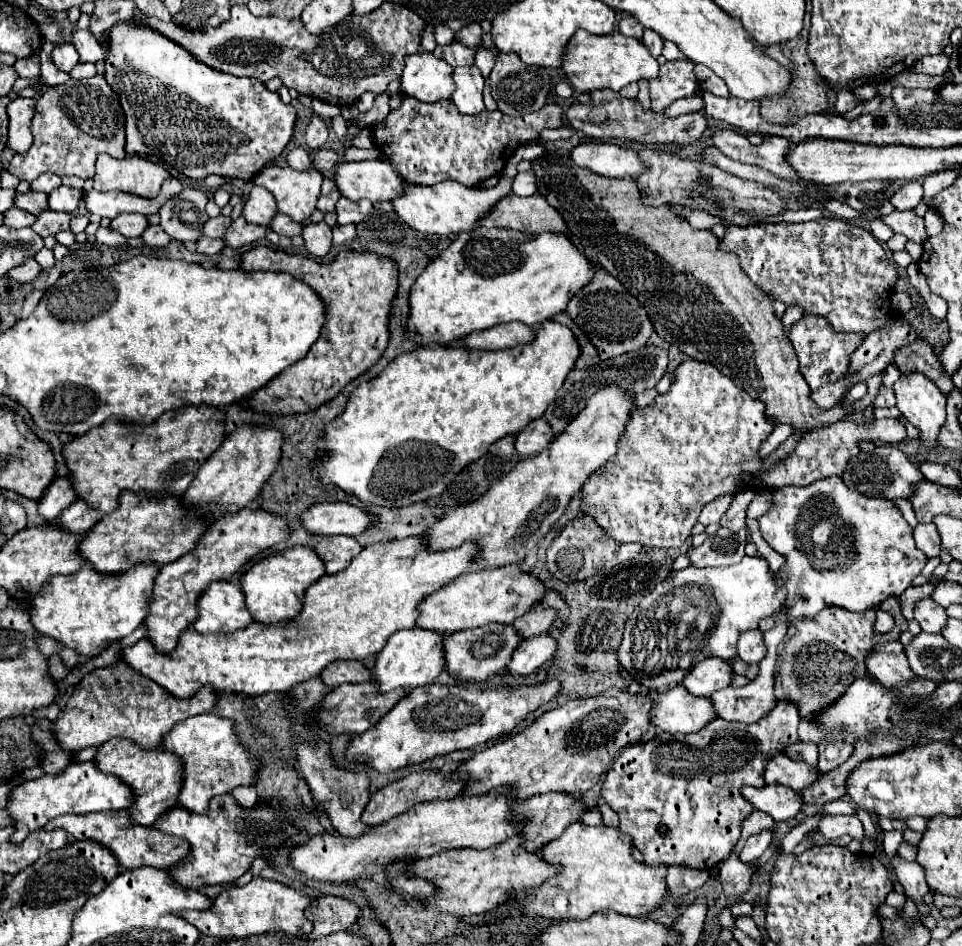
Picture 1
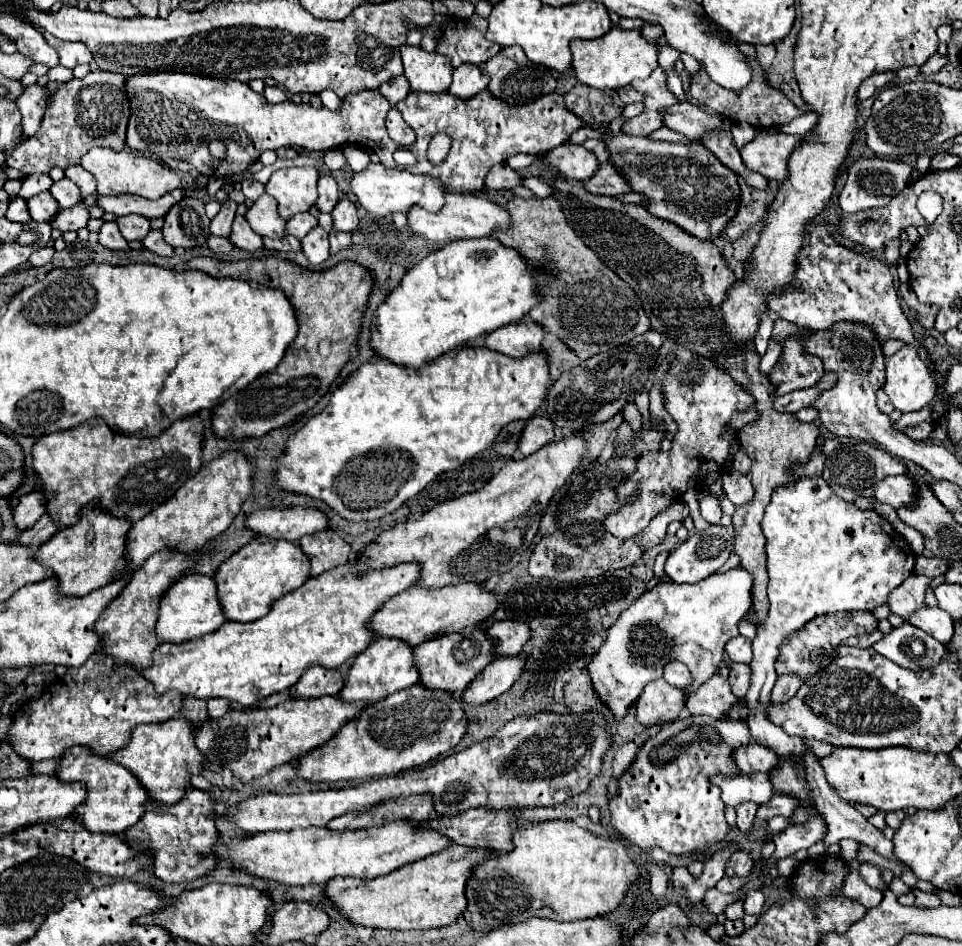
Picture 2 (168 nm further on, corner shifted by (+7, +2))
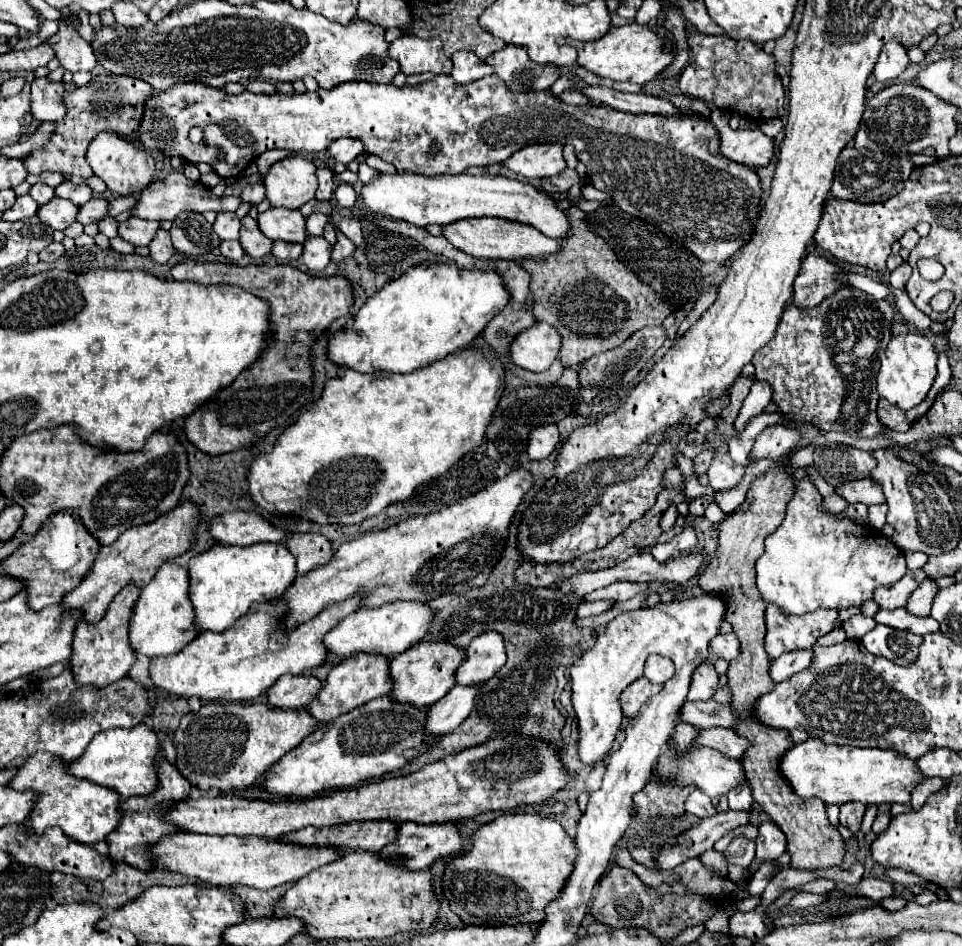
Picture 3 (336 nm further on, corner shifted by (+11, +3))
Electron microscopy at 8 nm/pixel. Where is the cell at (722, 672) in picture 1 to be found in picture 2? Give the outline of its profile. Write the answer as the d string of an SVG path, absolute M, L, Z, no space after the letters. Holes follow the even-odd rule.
M670 661L668 665L664 665L664 673L662 673L662 679L678 689L686 689L692 681L692 675L688 671L688 667L680 661Z

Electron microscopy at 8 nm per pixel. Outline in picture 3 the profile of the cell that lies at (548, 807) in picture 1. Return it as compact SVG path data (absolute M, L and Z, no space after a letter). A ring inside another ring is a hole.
M404 822L398 828L398 836L384 850L388 854L402 854L408 858L408 866L414 870L426 870L436 860L462 854L462 838L454 822L446 824L416 824Z

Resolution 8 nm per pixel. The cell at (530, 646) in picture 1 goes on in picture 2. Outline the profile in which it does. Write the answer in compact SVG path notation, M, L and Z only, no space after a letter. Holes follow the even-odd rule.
M524 655L494 659L484 669L484 673L480 673L480 677L476 677L476 681L472 681L472 685L462 693L462 701L468 705L482 705L496 699L512 687L516 677L520 677L524 663Z

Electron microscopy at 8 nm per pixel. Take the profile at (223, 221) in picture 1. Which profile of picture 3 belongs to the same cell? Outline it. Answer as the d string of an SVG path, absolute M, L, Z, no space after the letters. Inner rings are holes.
M218 212L214 222L214 232L220 236L220 240L238 240L240 220L234 212Z

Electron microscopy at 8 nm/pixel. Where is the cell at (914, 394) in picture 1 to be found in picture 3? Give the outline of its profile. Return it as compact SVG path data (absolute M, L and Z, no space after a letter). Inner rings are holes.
M906 334L906 336L896 336L890 340L886 346L886 352L880 356L880 372L878 372L878 394L886 398L890 404L898 406L900 410L910 410L918 406L926 396L928 390L934 384L936 378L936 350L932 342L926 336L920 334Z

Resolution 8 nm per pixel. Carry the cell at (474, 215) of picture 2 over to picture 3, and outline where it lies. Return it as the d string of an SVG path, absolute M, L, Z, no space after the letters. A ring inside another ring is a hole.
M468 218L468 220L456 220L454 224L442 226L442 236L452 242L456 248L462 252L468 252L476 258L486 258L486 260L522 260L522 258L532 258L532 256L542 256L542 254L552 254L560 250L560 242L544 236L536 228L504 218Z

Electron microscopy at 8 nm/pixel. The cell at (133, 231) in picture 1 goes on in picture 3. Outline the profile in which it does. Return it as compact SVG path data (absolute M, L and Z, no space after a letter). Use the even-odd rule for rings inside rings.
M128 218L126 222L118 224L118 236L134 246L148 246L158 228L160 228L160 222L142 220L142 218Z

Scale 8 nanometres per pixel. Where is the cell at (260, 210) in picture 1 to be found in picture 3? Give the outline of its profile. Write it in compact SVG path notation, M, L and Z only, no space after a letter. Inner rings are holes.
M268 208L266 212L260 212L256 222L264 236L270 240L284 240L284 242L304 242L304 216L300 210L288 210L288 208Z

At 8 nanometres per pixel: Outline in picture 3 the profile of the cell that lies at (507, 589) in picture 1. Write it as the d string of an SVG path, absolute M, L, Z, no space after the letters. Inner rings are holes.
M396 600L378 608L360 608L352 616L344 618L338 626L334 626L326 636L328 652L336 656L352 656L356 652L376 652L384 656L396 656L414 644L420 644L424 636L430 632L430 626L436 618L436 610L430 608L426 602L408 602Z

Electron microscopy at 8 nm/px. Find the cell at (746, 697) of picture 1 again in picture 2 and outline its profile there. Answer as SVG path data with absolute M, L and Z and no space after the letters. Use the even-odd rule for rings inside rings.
M714 673L702 687L698 687L686 699L686 707L692 715L696 713L696 715L710 715L714 719L722 719L736 701L738 699L732 695L728 681L722 679L718 673Z

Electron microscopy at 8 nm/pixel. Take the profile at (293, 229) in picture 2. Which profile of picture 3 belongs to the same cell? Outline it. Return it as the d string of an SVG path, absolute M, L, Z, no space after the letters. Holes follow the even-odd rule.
M320 212L310 214L310 216L306 218L306 234L308 234L308 236L320 236L326 222L328 222L328 216L326 216L326 214L320 214Z

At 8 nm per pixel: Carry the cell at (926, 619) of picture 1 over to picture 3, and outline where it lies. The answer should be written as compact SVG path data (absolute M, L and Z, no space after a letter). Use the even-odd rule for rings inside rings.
M922 569L908 570L894 586L878 588L874 592L874 600L884 610L902 608L908 602L908 598L910 598L912 592L922 584L924 578L926 578L926 574L922 572Z

